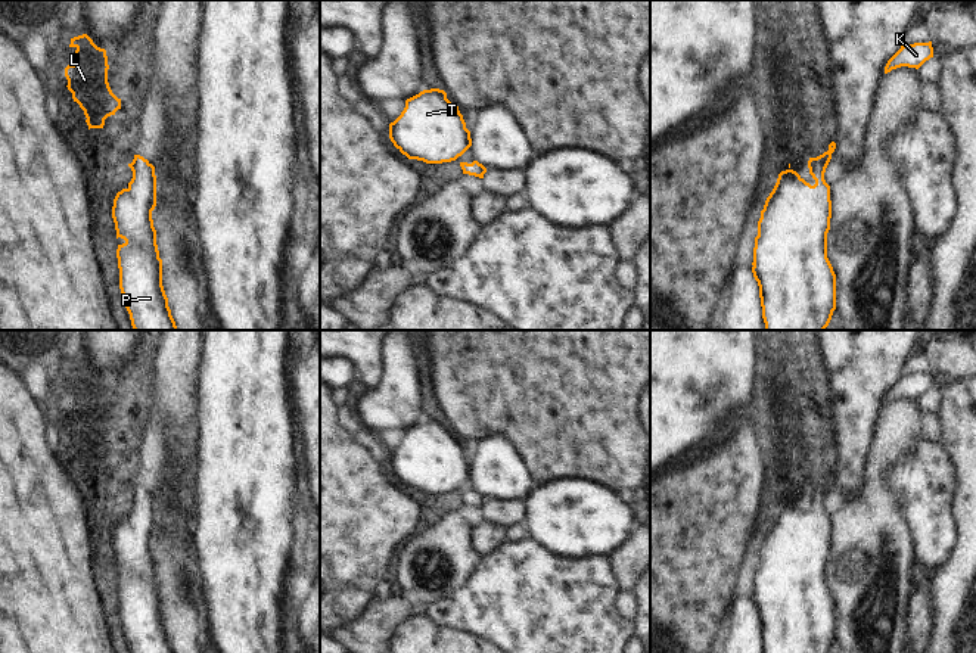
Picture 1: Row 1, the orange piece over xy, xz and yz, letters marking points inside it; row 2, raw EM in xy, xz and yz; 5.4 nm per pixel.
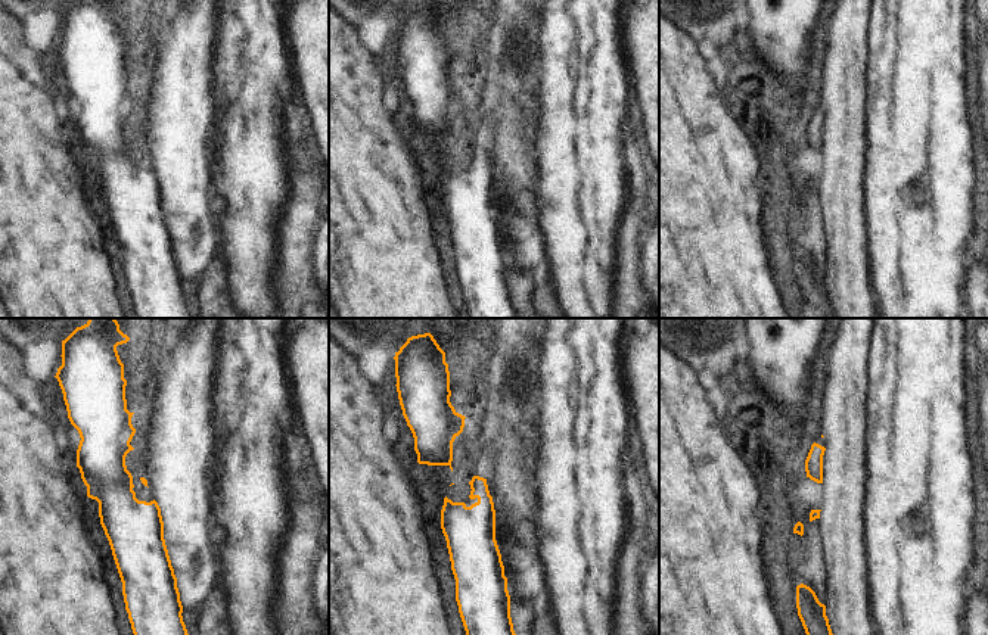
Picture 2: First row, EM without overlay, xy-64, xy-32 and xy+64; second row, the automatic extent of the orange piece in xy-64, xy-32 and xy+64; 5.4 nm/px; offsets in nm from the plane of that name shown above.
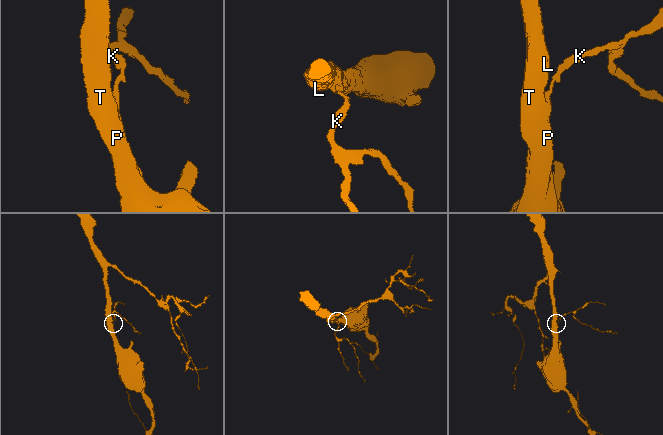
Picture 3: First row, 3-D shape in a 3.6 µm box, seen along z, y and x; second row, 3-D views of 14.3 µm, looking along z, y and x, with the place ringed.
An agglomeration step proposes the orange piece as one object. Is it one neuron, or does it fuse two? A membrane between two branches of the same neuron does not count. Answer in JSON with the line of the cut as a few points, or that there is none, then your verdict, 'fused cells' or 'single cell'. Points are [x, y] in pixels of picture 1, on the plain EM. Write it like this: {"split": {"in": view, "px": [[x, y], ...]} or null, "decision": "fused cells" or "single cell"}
{"split": null, "decision": "single cell"}

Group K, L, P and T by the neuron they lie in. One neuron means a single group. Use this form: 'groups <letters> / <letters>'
groups K L P T

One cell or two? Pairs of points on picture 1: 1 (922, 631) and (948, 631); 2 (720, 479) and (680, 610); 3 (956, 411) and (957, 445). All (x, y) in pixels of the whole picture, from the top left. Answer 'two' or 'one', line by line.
1: two
2: one
3: one

